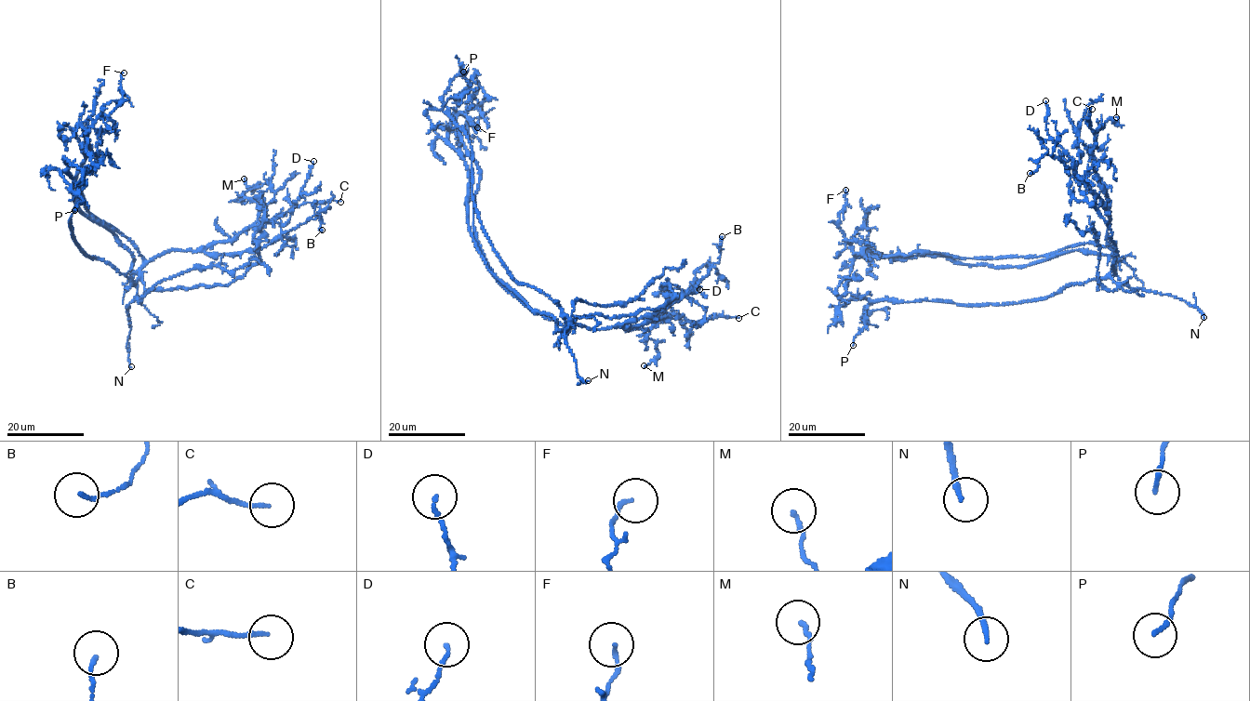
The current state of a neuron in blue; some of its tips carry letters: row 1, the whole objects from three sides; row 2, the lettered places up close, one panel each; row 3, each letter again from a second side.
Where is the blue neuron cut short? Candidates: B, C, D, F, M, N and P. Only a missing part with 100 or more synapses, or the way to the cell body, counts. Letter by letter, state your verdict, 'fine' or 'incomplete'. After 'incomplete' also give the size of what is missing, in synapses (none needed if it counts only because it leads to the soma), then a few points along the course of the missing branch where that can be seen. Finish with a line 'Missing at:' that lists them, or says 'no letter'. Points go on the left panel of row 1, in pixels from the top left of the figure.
B: fine
C: fine
D: fine
F: fine
M: fine
N: incomplete
P: fine
Missing at: N

